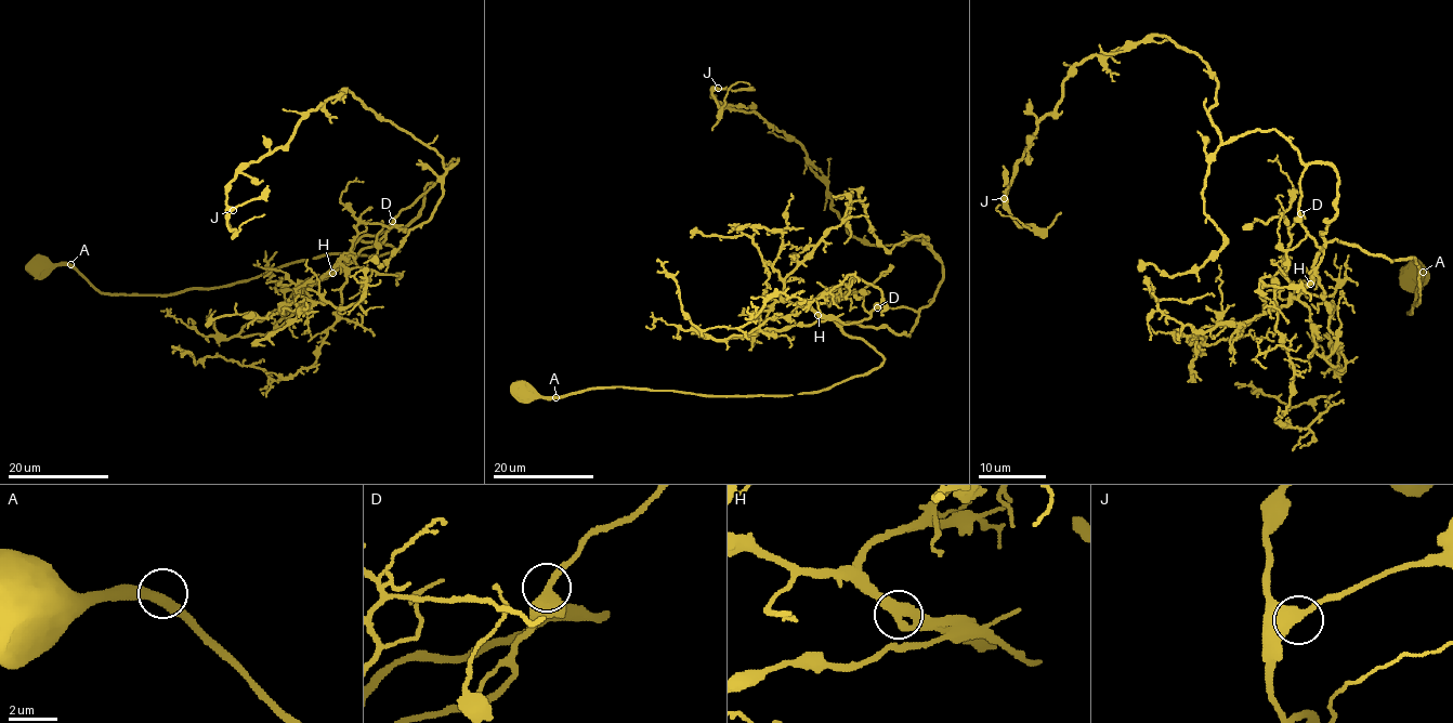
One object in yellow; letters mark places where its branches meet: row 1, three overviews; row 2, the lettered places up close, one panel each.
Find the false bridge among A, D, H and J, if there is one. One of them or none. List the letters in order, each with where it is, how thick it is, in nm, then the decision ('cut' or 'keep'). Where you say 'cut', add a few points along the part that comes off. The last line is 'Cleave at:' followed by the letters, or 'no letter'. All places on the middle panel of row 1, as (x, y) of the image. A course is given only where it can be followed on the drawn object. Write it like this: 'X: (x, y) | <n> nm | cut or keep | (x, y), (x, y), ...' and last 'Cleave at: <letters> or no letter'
A: (555, 397) | 400 nm | keep
D: (877, 307) | 400 nm | keep
H: (817, 315) | 360 nm | keep
J: (718, 88) | 420 nm | keep
Cleave at: no letter

